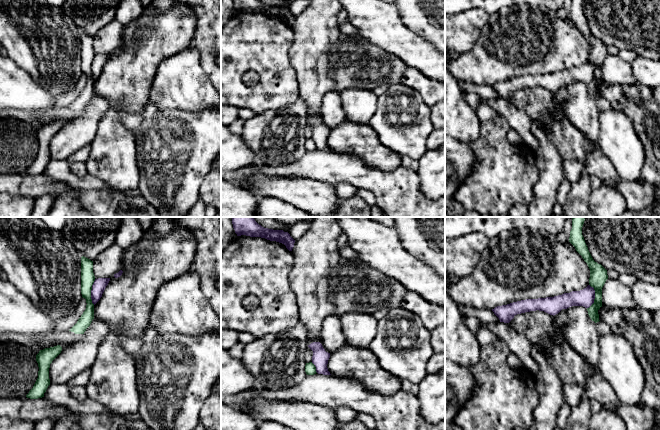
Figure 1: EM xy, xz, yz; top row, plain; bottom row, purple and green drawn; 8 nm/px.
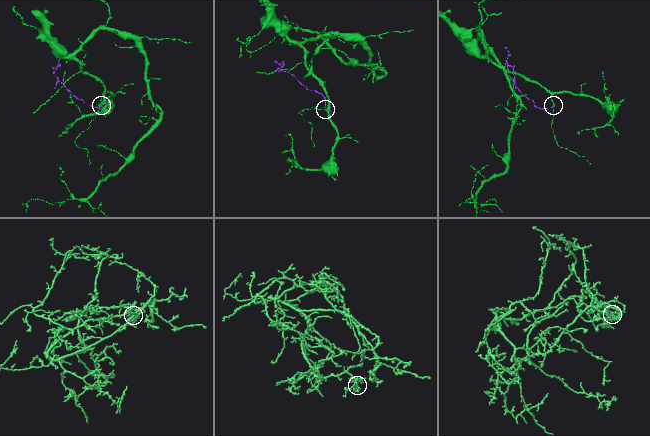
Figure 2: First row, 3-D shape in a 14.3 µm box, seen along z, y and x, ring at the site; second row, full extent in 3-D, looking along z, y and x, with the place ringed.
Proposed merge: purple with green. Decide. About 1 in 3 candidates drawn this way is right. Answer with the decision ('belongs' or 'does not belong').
does not belong

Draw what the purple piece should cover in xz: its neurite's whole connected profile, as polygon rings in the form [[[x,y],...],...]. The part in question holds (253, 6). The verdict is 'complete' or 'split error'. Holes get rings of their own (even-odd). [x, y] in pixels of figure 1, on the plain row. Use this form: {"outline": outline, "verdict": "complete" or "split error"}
{"outline": [[[233,0],[233,4],[237,12],[246,11],[276,17],[284,20],[289,27],[292,27],[294,23],[295,16],[283,6],[268,5],[259,0]]], "verdict": "complete"}

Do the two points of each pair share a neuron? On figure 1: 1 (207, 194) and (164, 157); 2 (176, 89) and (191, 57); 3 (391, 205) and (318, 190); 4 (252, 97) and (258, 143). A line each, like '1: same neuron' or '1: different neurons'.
1: different neurons
2: same neuron
3: different neurons
4: different neurons

